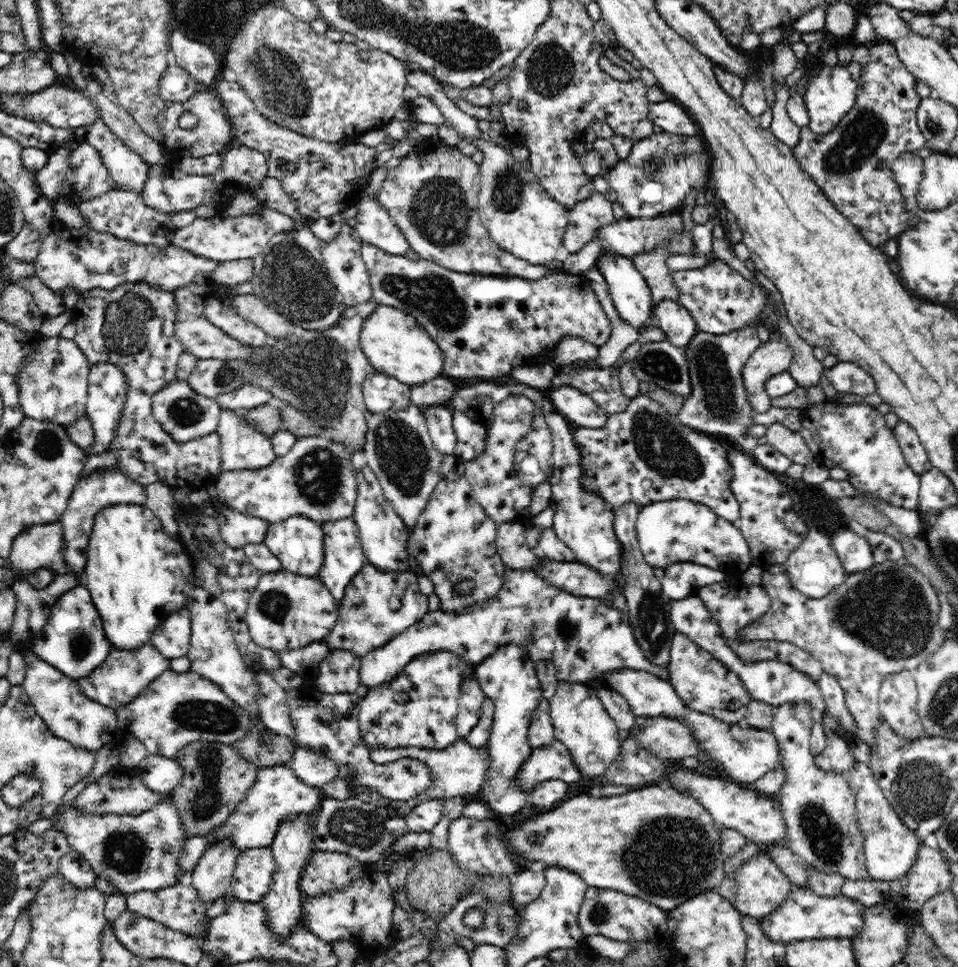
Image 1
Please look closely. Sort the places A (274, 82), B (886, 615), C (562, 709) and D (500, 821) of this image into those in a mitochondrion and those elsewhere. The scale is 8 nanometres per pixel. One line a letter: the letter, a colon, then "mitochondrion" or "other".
A: mitochondrion
B: mitochondrion
C: other
D: other

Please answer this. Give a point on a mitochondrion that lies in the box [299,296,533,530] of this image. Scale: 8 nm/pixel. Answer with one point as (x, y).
(400, 449)

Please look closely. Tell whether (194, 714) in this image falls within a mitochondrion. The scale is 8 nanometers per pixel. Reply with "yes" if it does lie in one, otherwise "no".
yes

